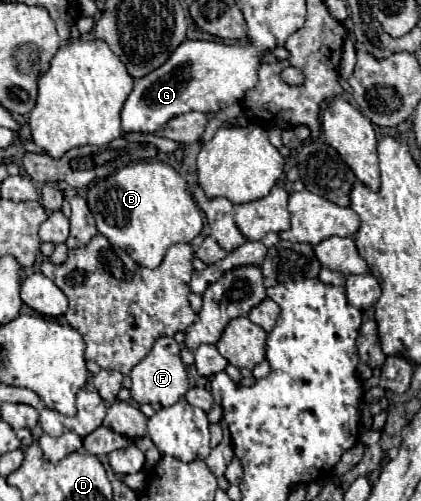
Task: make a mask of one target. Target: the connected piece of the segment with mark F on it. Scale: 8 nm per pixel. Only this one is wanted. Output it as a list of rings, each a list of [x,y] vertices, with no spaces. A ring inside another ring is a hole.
[[[158,338],[150,354],[140,364],[134,366],[130,378],[132,378],[130,394],[138,404],[160,404],[166,408],[176,404],[190,388],[186,366],[180,360],[180,346],[174,338]]]

